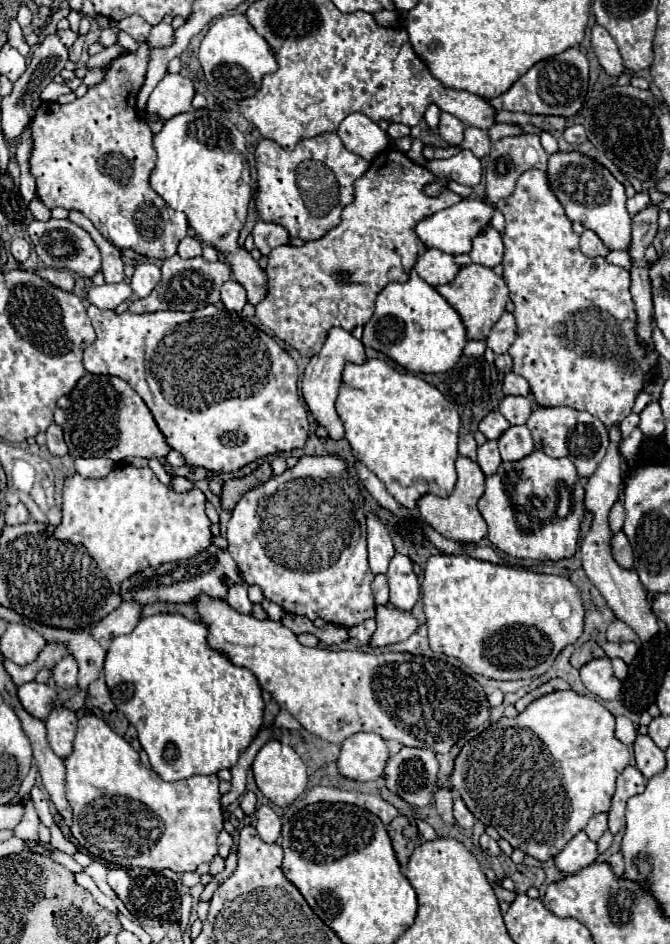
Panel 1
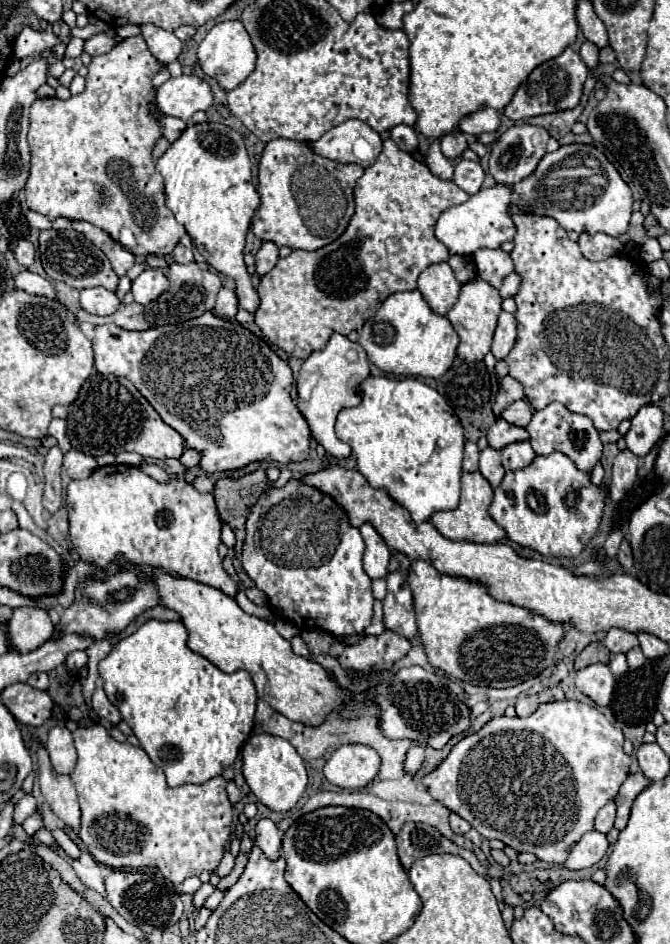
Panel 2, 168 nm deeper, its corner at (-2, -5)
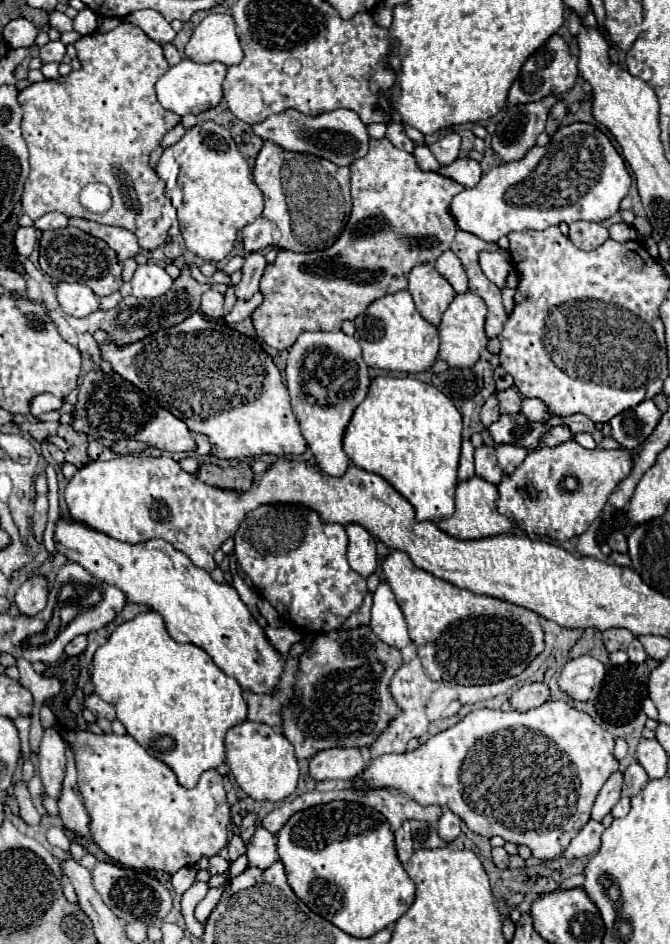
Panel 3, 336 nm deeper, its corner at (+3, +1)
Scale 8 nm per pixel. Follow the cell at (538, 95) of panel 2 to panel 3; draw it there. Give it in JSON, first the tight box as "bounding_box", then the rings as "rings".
{"bounding_box":[508,35,578,105],"rings":[[[552,35],[542,47],[538,47],[528,61],[524,63],[518,81],[514,81],[508,101],[518,105],[518,103],[532,103],[532,101],[540,101],[546,95],[564,95],[574,81],[578,79],[578,59],[574,55],[568,53],[568,45],[560,35]]]}

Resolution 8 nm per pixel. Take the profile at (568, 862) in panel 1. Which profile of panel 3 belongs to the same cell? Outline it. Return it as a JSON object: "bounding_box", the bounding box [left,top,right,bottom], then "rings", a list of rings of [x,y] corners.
{"bounding_box":[564,821,604,859],"rings":[[[588,821],[584,829],[572,839],[570,847],[564,851],[566,859],[578,859],[592,855],[600,849],[600,835],[604,833],[604,825],[598,821]]]}

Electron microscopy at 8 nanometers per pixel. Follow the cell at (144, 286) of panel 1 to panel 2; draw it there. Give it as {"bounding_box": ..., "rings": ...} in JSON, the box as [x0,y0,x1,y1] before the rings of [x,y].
{"bounding_box":[131,267,167,305],"rings":[[[147,267],[131,285],[131,293],[135,297],[137,303],[147,305],[151,301],[155,301],[165,289],[167,289],[167,277],[163,271],[159,269],[151,269]]]}

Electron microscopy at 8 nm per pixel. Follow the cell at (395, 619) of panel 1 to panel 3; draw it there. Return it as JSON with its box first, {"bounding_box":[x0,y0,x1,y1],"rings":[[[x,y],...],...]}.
{"bounding_box":[280,625,402,759],"rings":[[[360,625],[356,629],[336,629],[318,635],[298,657],[298,661],[300,667],[296,671],[294,697],[280,713],[282,733],[294,745],[296,759],[310,759],[318,751],[332,747],[370,747],[400,713],[400,707],[390,695],[390,679],[396,669],[402,667],[402,655],[398,649],[382,643],[368,625]]]}

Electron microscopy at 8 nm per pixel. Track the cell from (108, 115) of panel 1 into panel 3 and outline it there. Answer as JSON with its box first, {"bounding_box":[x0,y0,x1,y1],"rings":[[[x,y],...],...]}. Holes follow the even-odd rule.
{"bounding_box":[18,23,180,249],"rings":[[[120,23],[108,33],[88,33],[74,43],[78,59],[82,63],[80,71],[72,71],[58,79],[44,79],[32,83],[18,93],[22,105],[22,135],[30,151],[30,175],[24,185],[22,209],[36,221],[50,211],[64,213],[66,217],[82,217],[102,225],[118,225],[132,231],[138,237],[142,249],[156,249],[166,243],[168,229],[176,221],[176,209],[166,195],[166,183],[150,167],[148,157],[152,149],[162,143],[162,137],[180,123],[180,115],[164,109],[156,101],[154,83],[168,71],[168,63],[162,55],[162,47],[152,41],[140,27],[132,23]],[[88,183],[104,183],[112,191],[112,209],[96,215],[88,213],[80,205],[80,191]]]}

